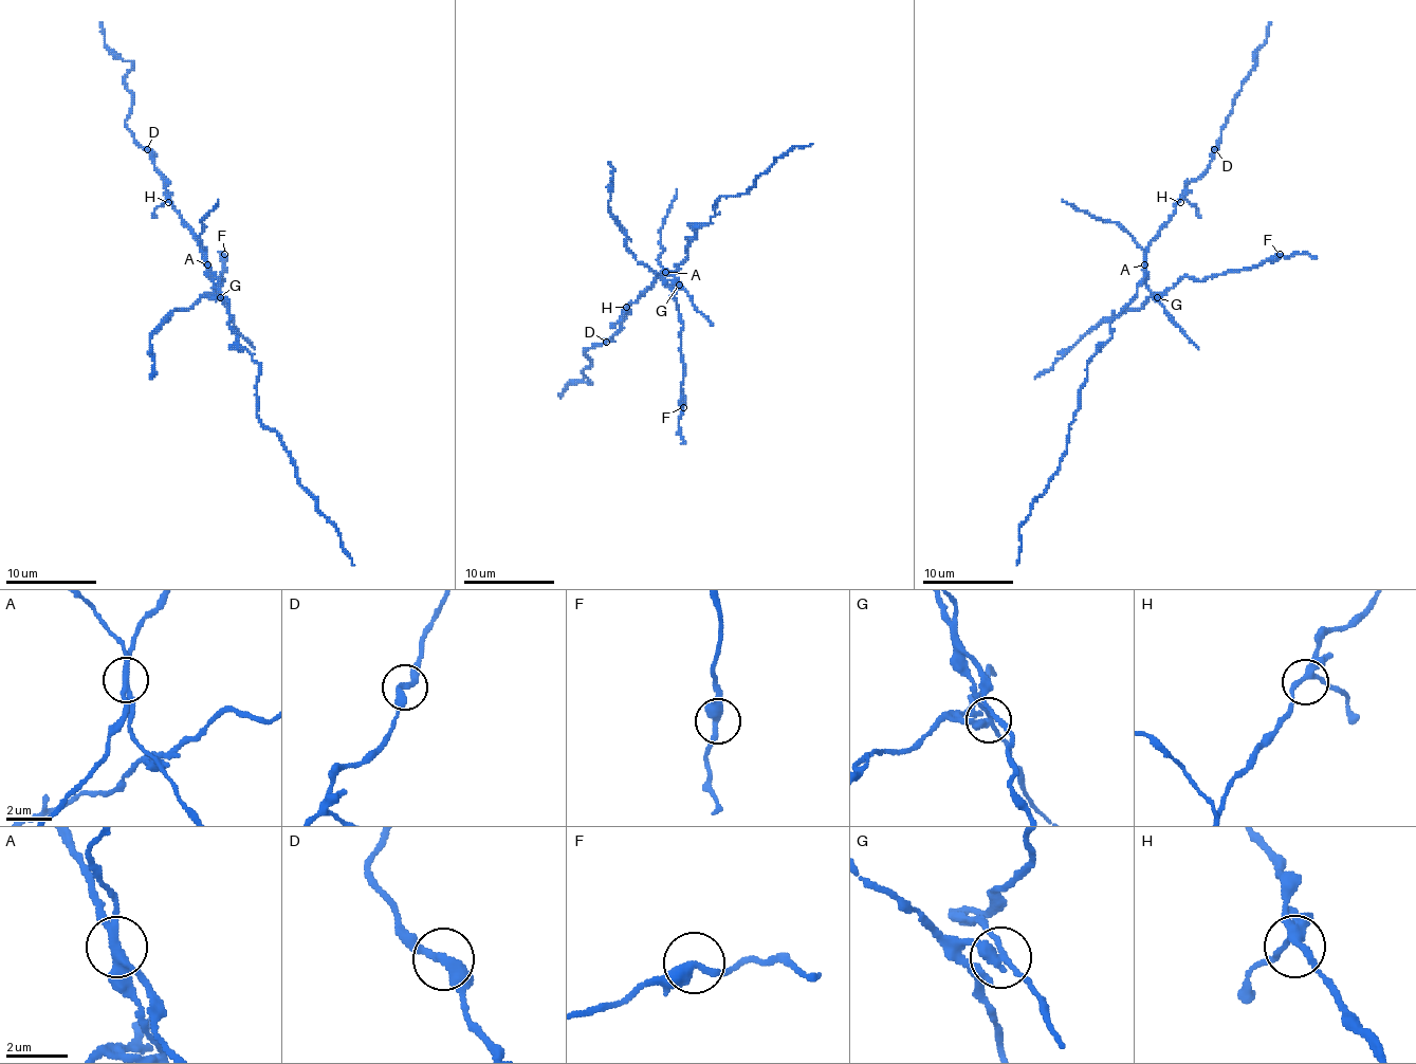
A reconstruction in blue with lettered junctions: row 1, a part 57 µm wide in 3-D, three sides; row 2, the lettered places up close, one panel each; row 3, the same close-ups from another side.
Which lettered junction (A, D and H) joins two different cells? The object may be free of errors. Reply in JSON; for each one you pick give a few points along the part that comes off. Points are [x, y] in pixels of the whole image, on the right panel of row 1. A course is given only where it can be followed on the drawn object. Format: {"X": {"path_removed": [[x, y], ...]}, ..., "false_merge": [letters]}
{"A": {"path_removed": [[1144, 266], [1146, 288], [1155, 297], [1139, 308], [1125, 308], [1119, 315], [1105, 317], [1034, 379]]}, "false_merge": ["A"]}

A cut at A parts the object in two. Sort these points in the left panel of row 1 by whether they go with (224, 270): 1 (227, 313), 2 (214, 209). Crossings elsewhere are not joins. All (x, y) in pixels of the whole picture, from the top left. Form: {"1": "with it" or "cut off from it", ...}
{"1": "cut off from it", "2": "with it"}

